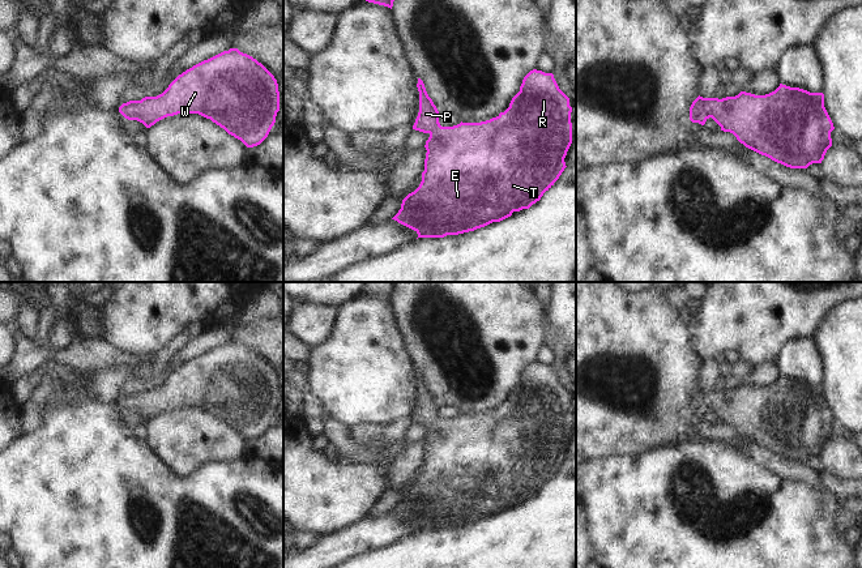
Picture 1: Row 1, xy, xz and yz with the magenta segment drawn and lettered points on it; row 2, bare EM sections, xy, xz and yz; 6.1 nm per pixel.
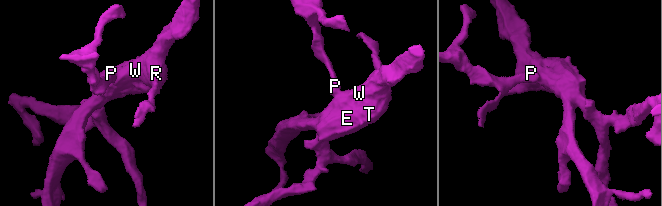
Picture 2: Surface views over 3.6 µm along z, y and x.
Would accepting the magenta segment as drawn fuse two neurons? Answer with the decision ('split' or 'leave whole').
leave whole

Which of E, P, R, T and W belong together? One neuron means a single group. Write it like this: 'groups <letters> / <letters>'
groups E P R T W

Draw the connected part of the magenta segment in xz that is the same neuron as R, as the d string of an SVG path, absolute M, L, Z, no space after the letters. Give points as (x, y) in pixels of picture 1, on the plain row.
M530 363L504 405L486 414L461 414L453 419L440 418L439 403L421 371L417 380L419 405L413 422L430 427L424 437L427 443L424 464L419 479L402 492L401 501L392 512L414 522L418 530L444 530L474 524L492 514L500 514L511 509L513 504L529 501L554 478L567 460L564 450L572 436L572 400L552 366Z

